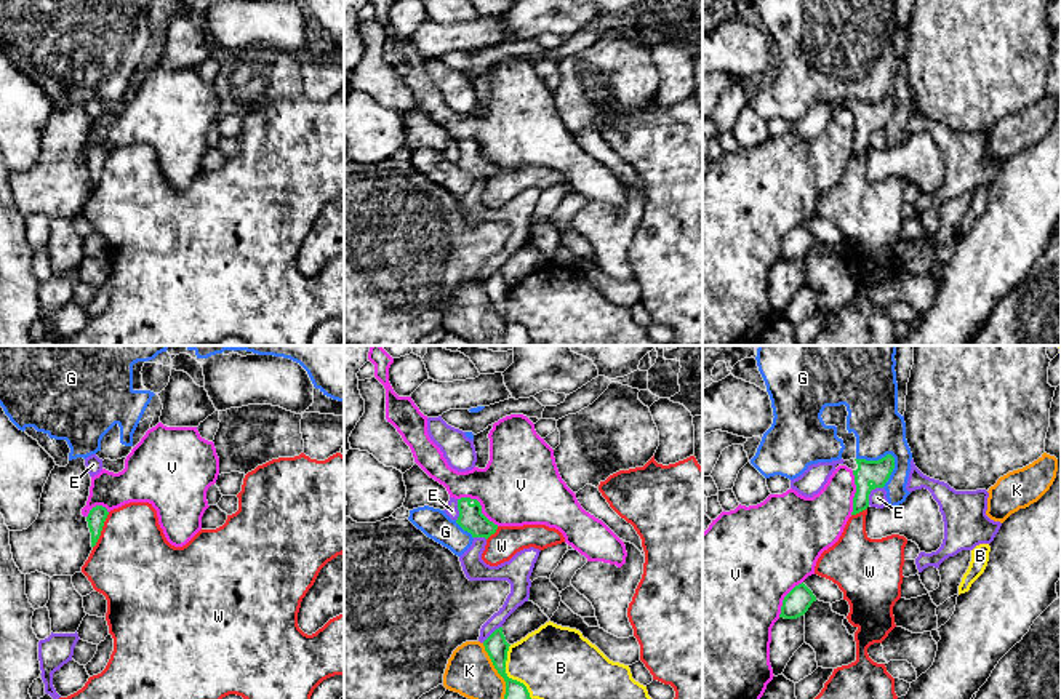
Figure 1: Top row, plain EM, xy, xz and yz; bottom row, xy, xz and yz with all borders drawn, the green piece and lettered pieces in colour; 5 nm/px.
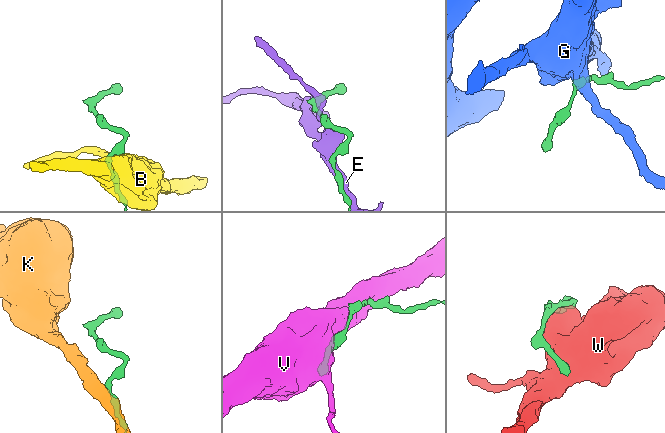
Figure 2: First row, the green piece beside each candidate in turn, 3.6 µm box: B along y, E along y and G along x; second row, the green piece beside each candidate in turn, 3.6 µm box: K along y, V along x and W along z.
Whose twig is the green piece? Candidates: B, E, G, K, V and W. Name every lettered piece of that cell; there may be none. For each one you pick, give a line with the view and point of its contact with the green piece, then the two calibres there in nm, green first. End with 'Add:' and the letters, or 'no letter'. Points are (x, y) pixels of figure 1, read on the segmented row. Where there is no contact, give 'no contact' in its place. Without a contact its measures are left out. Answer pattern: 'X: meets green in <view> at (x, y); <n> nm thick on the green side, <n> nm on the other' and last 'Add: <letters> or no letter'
Add: no letter

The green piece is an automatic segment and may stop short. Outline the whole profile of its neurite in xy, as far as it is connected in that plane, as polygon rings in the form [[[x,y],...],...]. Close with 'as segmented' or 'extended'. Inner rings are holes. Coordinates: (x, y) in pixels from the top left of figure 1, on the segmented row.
[[[96,505],[90,510],[86,521],[88,521],[88,528],[90,528],[90,533],[91,533],[91,547],[96,545],[107,515],[109,515],[109,512],[102,505]]]; as segmented

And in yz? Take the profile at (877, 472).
[[[887,454],[879,461],[850,459],[843,464],[837,464],[835,469],[839,465],[847,465],[853,470],[856,493],[853,497],[851,515],[856,515],[869,507],[871,491],[875,488],[883,488],[888,481],[895,469],[895,457],[891,454]]]; extended

